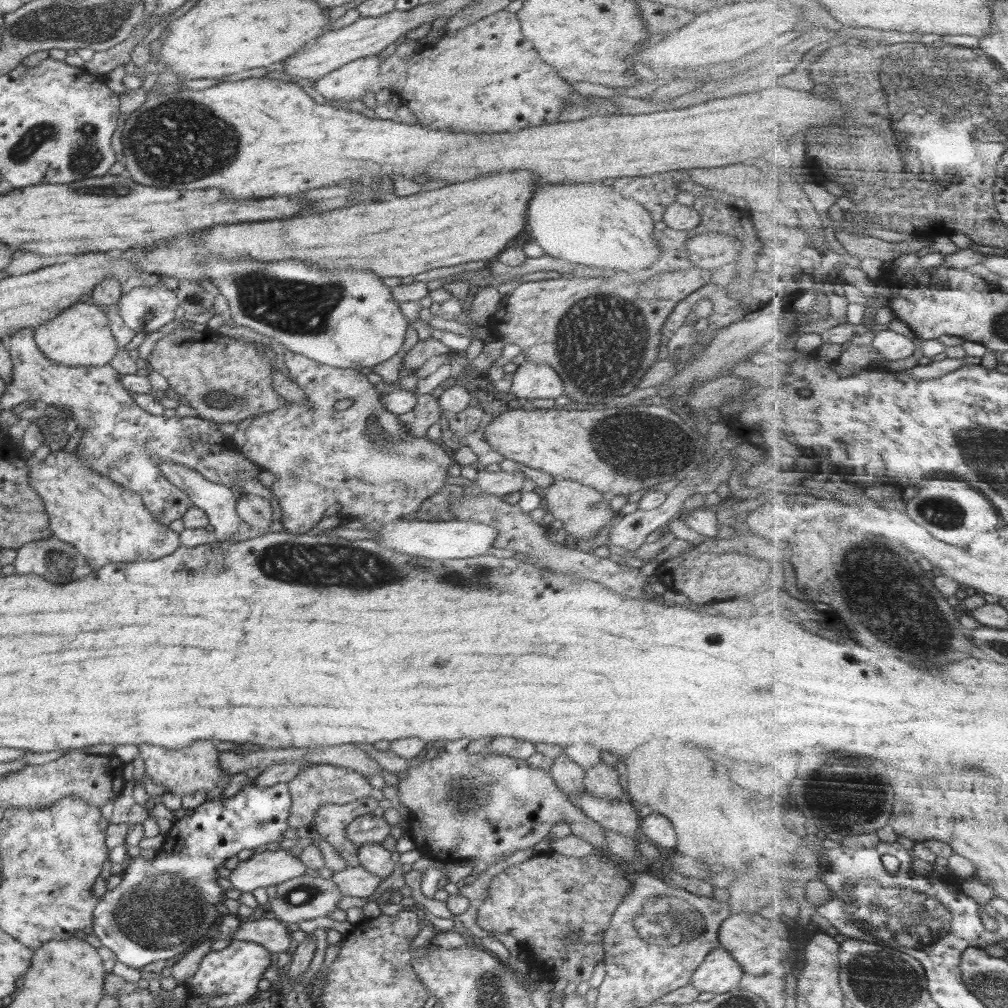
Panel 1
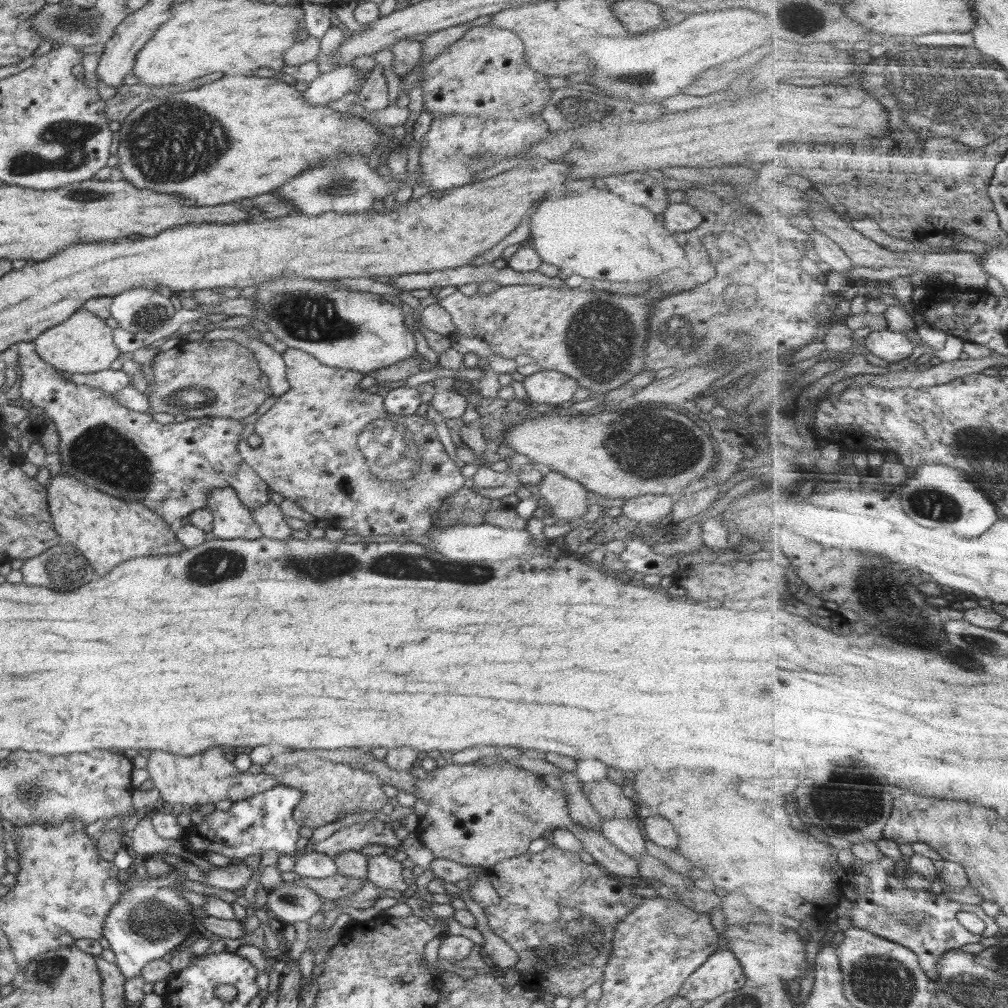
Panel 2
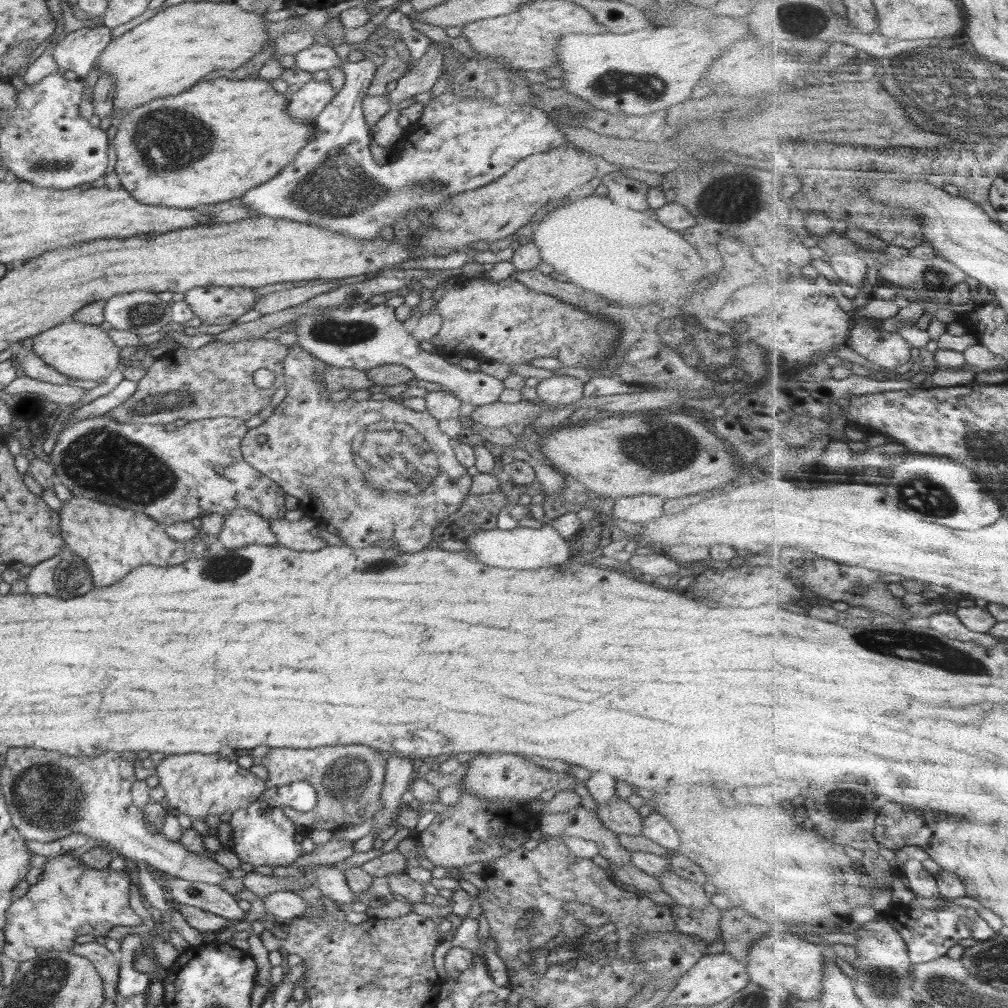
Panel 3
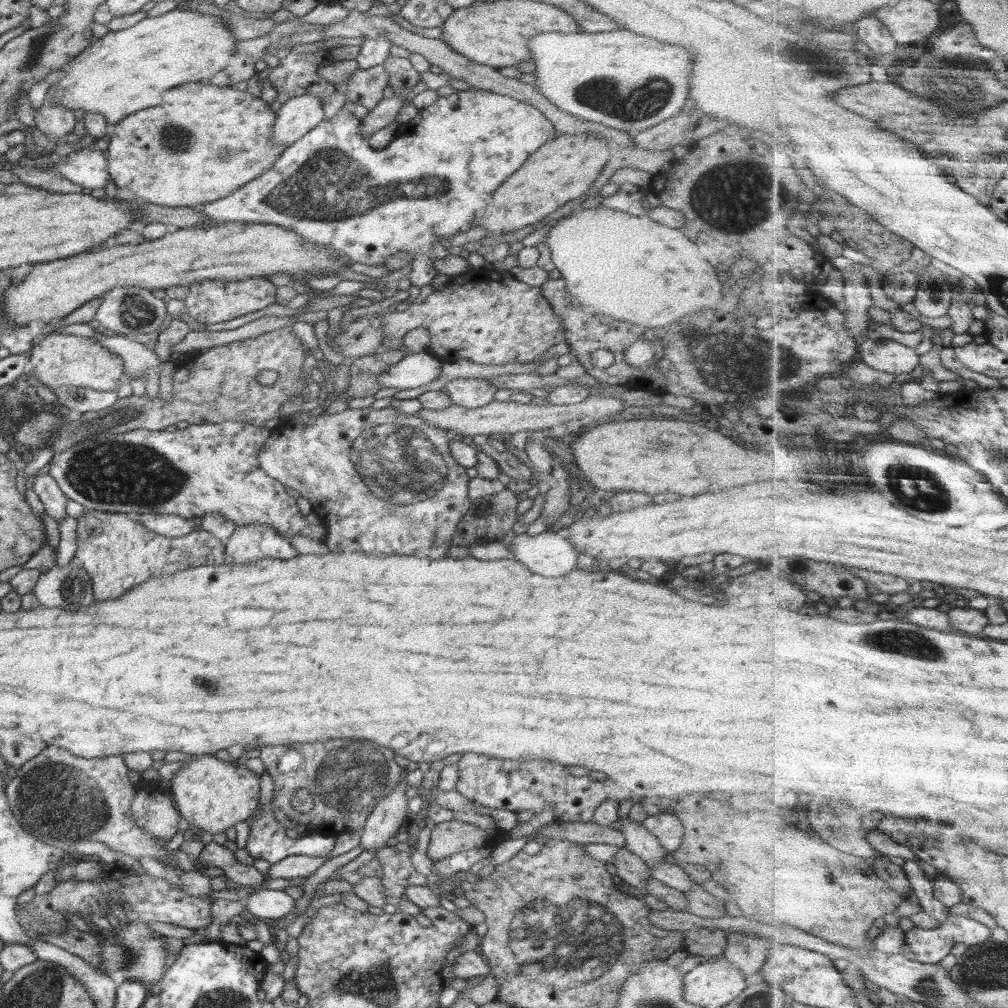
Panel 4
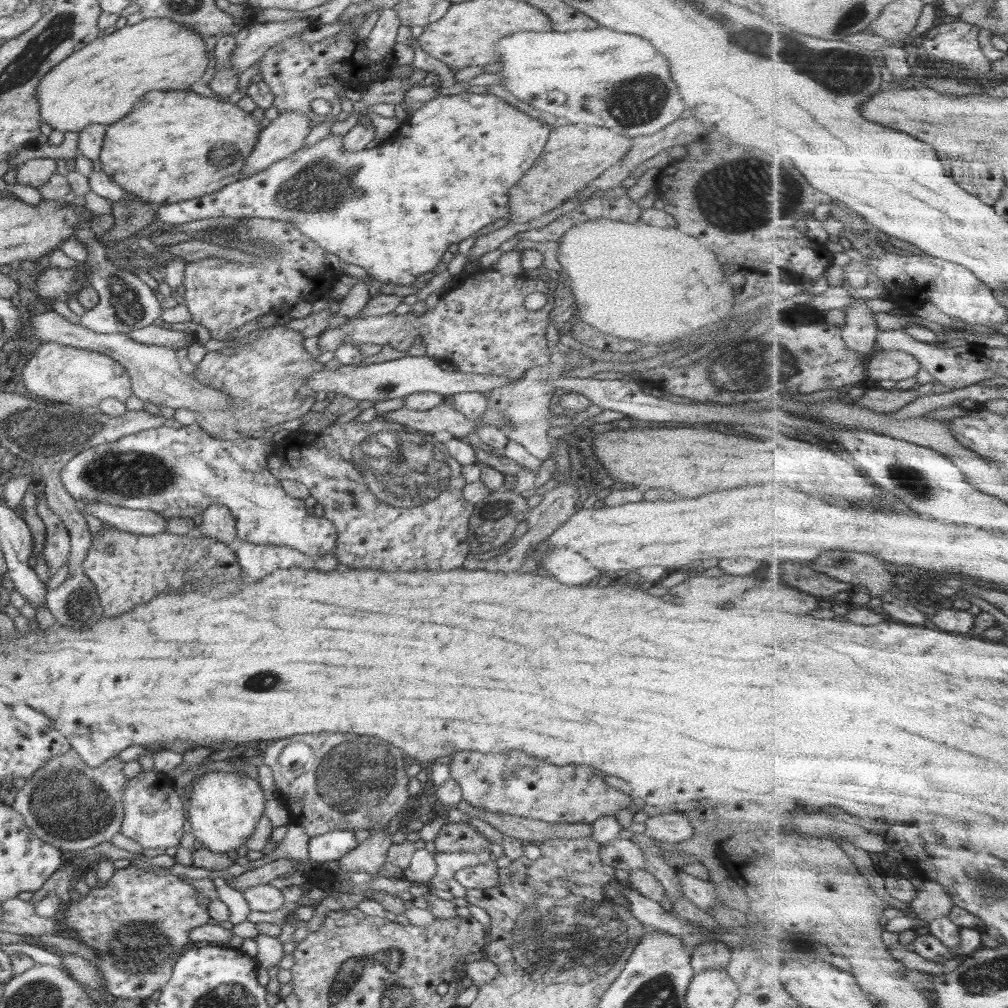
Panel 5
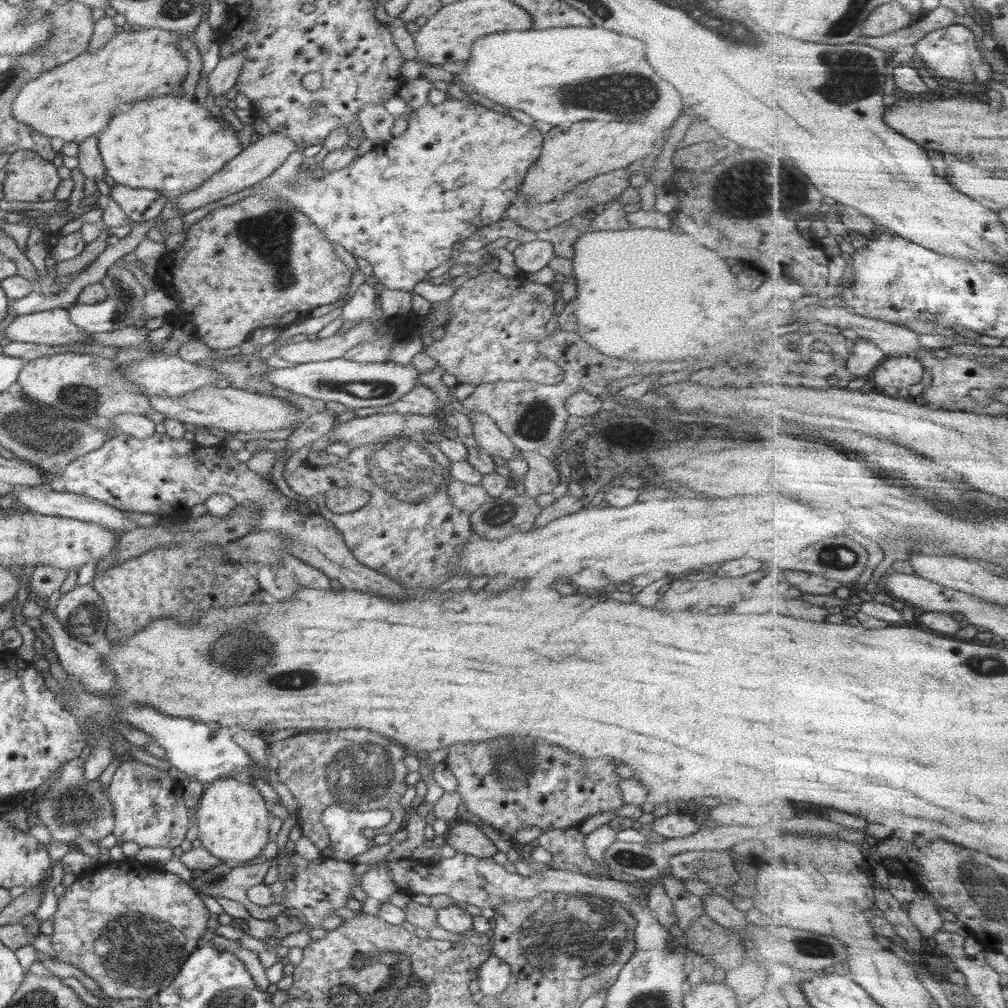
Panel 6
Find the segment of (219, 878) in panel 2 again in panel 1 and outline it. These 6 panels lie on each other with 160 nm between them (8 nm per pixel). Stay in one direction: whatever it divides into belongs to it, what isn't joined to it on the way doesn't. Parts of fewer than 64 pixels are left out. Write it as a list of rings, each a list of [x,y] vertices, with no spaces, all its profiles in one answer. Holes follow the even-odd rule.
[[[266,850],[254,853],[250,859],[240,861],[228,878],[232,889],[240,892],[252,892],[256,888],[265,888],[273,884],[304,875],[308,867],[288,850]]]

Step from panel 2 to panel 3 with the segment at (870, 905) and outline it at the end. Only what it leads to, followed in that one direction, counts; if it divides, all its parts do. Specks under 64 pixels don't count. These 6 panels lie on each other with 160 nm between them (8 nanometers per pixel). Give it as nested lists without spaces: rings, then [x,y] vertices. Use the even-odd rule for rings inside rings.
[[[911,903],[896,905],[896,907],[891,905],[888,911],[883,912],[883,916],[895,925],[909,944],[913,964],[924,964],[945,957],[948,950],[958,946],[962,940],[974,938],[976,941],[985,941],[993,939],[998,934],[997,930],[982,918],[978,909],[960,905],[938,909],[914,908]],[[964,916],[972,920],[971,927],[964,921]]]

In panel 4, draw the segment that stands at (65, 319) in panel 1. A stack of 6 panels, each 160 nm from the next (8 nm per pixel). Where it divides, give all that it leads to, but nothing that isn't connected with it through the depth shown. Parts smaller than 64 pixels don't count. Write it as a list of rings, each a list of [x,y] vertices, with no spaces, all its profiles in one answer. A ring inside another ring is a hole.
[[[65,333],[50,334],[32,348],[29,370],[51,390],[68,385],[78,388],[111,391],[119,388],[118,380],[124,372],[124,361],[120,356],[106,350],[94,337],[83,337]]]

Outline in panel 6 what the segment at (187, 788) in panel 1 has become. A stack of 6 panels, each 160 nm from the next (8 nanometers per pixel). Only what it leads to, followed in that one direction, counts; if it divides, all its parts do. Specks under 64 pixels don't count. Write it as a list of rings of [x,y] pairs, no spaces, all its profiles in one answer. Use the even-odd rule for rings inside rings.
[[[230,776],[226,779],[218,779],[204,787],[199,802],[196,806],[198,819],[198,840],[212,856],[222,859],[226,865],[243,863],[258,857],[260,851],[269,842],[271,815],[266,809],[268,802],[254,788],[249,781],[243,781],[238,777]]]

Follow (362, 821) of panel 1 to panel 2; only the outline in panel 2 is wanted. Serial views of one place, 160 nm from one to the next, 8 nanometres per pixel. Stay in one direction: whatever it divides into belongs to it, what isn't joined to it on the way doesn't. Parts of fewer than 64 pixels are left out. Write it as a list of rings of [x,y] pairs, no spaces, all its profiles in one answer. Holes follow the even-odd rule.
[[[370,820],[370,822],[360,822],[352,824],[334,832],[331,836],[315,844],[315,850],[328,856],[333,856],[339,852],[347,850],[360,851],[365,846],[380,844],[385,847],[394,846],[401,850],[402,840],[398,839],[395,832],[386,822],[380,820]]]

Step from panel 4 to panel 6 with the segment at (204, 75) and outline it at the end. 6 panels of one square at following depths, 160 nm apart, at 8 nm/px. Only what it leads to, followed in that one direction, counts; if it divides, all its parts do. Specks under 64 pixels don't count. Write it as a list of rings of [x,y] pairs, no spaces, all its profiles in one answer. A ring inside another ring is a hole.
[[[156,27],[124,31],[112,37],[106,45],[93,53],[79,54],[74,60],[56,66],[40,74],[38,78],[26,82],[14,100],[12,116],[15,117],[16,122],[28,126],[46,138],[56,137],[65,142],[80,144],[86,138],[106,130],[120,102],[134,102],[134,100],[140,100],[142,96],[144,98],[162,96],[162,94],[172,93],[174,89],[176,89],[176,94],[183,93],[178,87],[182,86],[180,82],[185,80],[187,73],[188,62],[183,44],[174,33]]]

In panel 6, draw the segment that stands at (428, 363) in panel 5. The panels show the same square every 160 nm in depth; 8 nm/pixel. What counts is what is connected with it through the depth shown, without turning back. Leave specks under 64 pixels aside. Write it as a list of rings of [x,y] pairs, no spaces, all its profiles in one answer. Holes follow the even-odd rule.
[[[343,358],[322,362],[307,362],[288,368],[267,370],[261,379],[270,381],[276,387],[296,394],[319,398],[325,402],[340,402],[348,409],[382,407],[402,398],[417,385],[419,370],[412,364],[403,365],[400,361],[381,363],[357,363]]]

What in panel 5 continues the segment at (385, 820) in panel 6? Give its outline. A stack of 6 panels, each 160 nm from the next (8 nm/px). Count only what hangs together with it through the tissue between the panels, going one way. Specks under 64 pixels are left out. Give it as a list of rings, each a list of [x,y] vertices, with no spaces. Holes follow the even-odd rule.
[[[334,830],[324,835],[310,837],[308,854],[310,860],[322,864],[326,861],[341,859],[358,845],[354,832]]]

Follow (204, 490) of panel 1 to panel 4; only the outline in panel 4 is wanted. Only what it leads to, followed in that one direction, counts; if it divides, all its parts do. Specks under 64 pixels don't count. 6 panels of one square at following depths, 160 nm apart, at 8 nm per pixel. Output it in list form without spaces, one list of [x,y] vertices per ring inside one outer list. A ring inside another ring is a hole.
[[[263,524],[235,525],[235,529],[225,545],[226,556],[236,564],[260,562],[264,558],[290,560],[298,551],[272,527]]]

